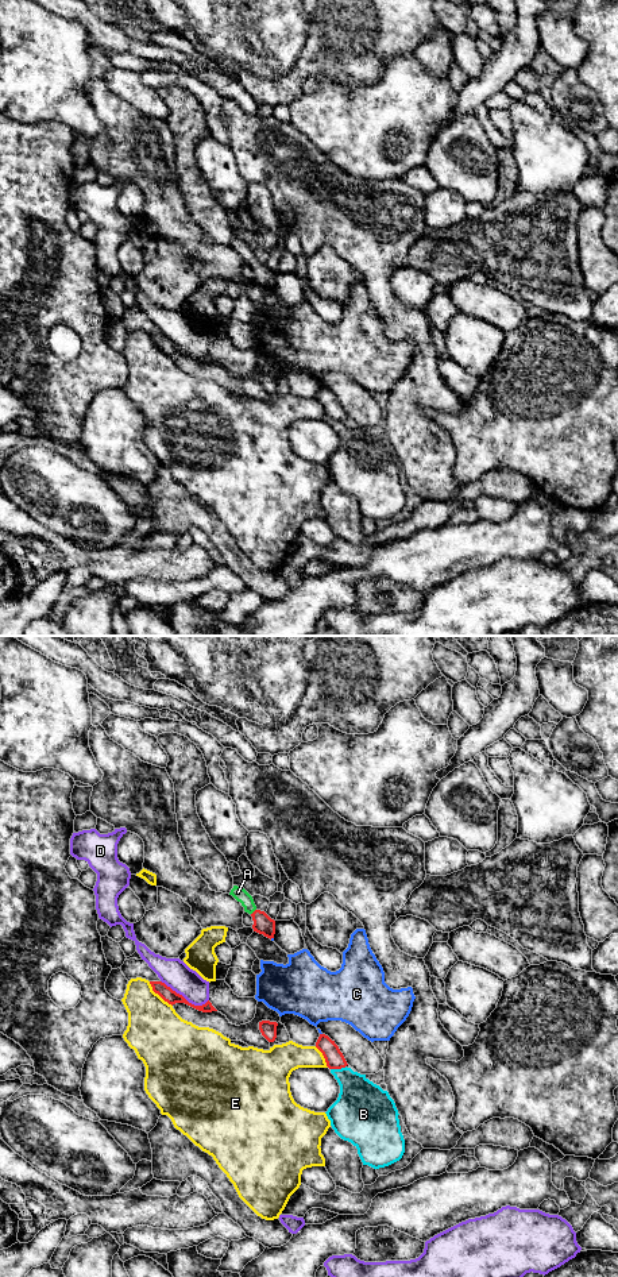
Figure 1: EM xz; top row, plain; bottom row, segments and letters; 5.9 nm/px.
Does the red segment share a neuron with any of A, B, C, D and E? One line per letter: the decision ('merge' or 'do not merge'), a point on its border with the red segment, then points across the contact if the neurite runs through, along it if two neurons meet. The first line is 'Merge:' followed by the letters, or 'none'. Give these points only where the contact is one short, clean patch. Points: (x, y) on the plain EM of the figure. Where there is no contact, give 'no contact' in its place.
Merge: A
A: merge; contact xz (254, 263); way xz (263, 276), (254, 263), (238, 245)
B: do not merge; contact xz (338, 420)
C: do not merge; contact xz (271, 289)
D: do not merge; contact xz (184, 350)
E: do not merge; contact xz (158, 346)

